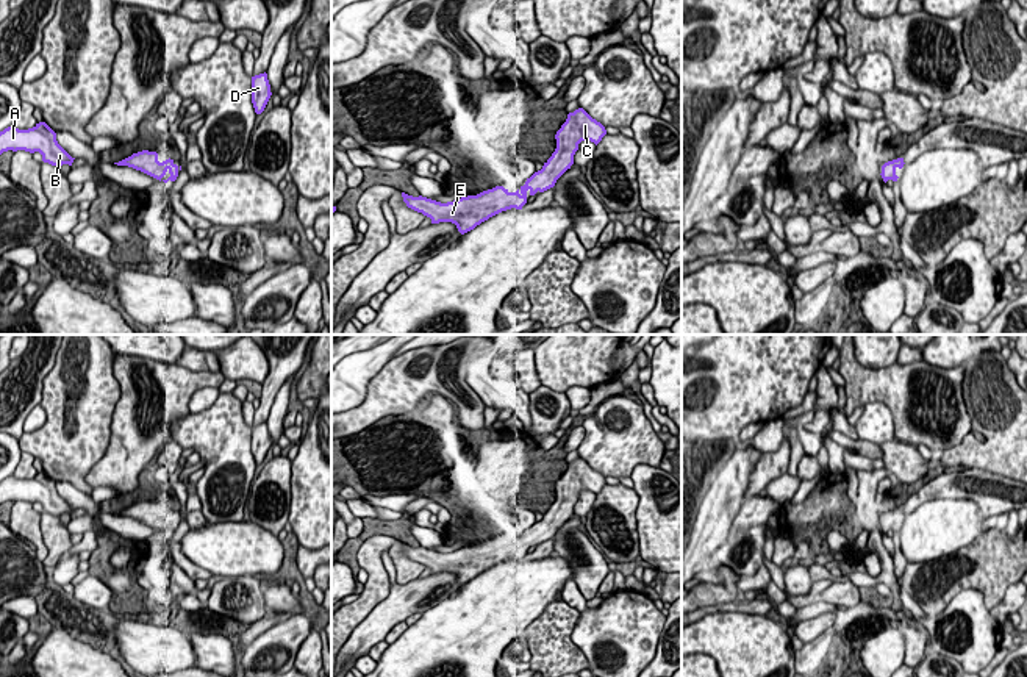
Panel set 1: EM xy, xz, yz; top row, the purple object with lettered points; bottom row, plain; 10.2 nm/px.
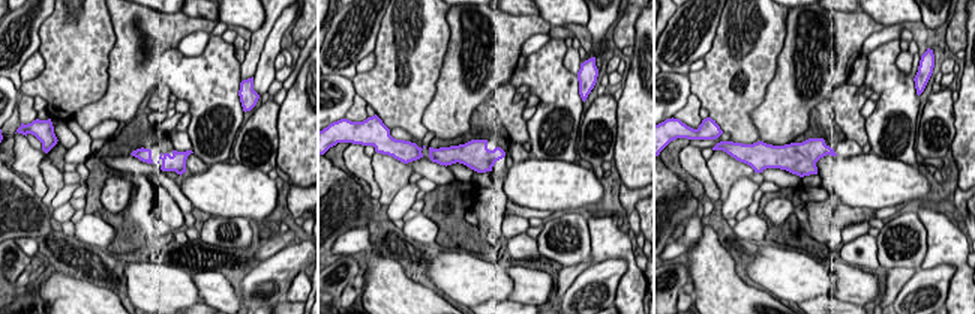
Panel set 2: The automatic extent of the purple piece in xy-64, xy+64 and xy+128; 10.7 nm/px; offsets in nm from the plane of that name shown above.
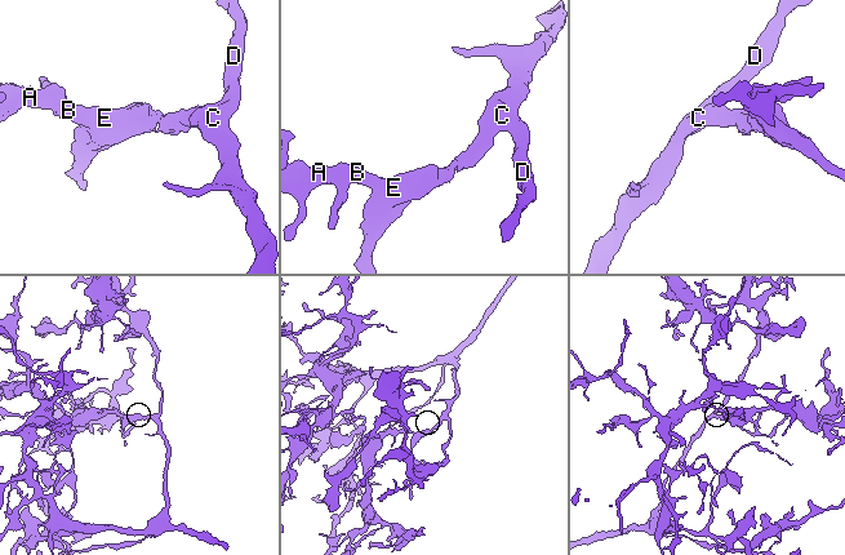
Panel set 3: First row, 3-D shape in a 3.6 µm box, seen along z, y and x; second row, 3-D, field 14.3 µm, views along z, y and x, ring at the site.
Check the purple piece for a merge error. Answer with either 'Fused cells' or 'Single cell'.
Single cell

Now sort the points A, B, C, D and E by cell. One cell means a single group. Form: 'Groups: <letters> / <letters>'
Groups: A B C D E

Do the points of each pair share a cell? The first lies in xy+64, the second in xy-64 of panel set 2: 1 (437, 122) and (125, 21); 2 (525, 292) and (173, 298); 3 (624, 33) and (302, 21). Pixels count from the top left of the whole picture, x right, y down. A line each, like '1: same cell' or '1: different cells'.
1: same cell
2: different cells
3: same cell

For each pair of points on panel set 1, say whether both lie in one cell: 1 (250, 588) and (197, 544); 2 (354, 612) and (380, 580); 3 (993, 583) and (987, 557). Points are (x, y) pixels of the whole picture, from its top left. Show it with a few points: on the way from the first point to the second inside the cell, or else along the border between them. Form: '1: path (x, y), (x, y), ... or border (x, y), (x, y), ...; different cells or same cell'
1: border (224, 577), (258, 576), (264, 580); different cells
2: path (361, 604), (377, 588); same cell
3: path (993, 577), (991, 563); same cell

